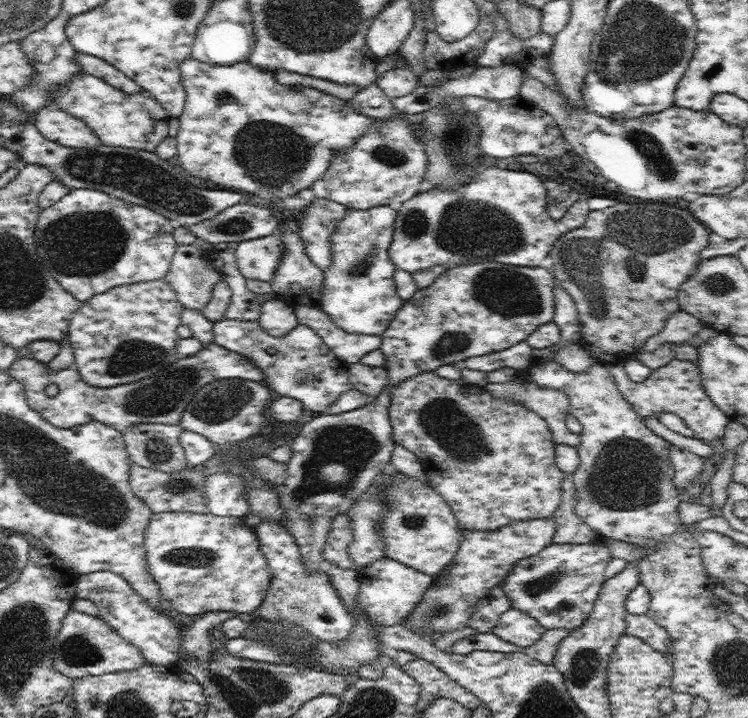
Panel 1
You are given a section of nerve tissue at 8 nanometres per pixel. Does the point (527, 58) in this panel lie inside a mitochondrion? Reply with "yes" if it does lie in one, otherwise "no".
no

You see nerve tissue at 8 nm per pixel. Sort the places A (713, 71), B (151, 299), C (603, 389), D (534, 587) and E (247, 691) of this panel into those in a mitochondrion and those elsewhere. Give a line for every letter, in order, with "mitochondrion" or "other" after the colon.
A: other
B: other
C: other
D: mitochondrion
E: mitochondrion

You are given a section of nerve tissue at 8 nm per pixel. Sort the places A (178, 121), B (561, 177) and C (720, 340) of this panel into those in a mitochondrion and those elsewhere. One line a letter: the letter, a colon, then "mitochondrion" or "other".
A: other
B: other
C: other

